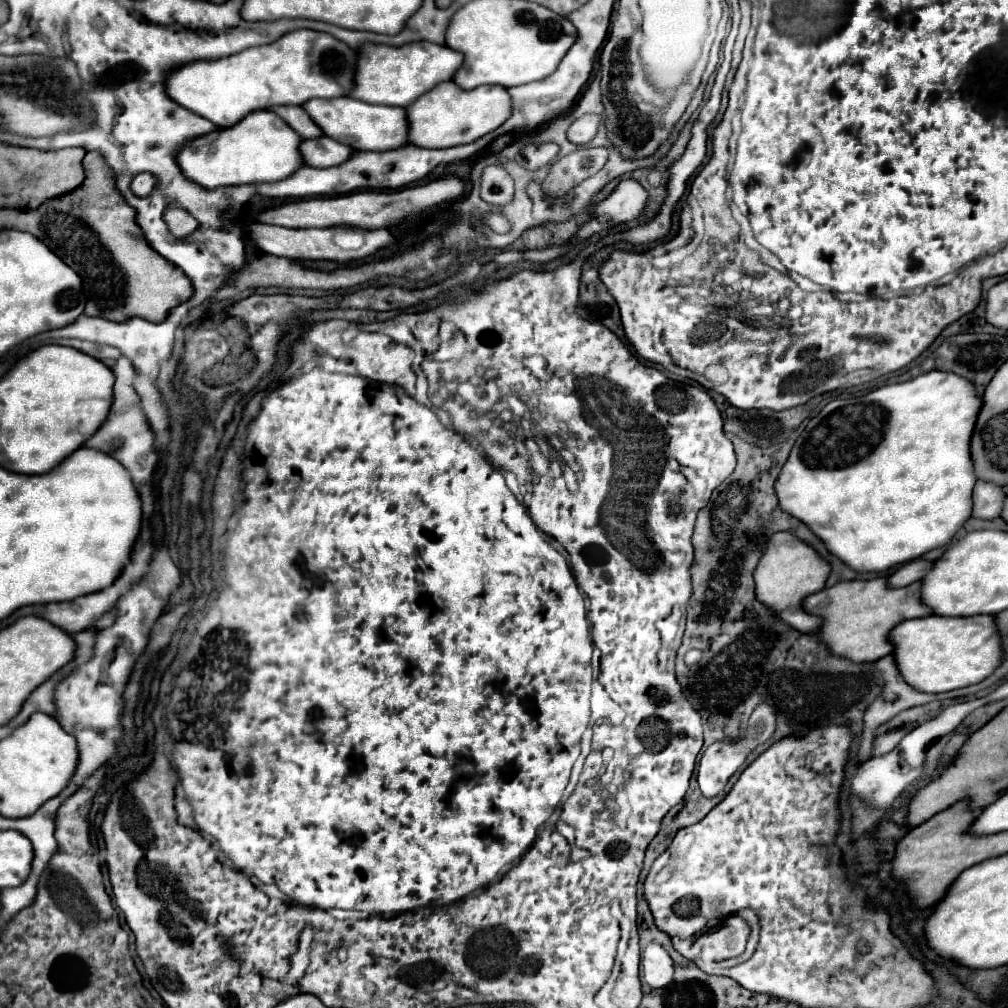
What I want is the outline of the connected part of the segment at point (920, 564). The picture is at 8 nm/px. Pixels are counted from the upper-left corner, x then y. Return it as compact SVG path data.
M925 560L907 562L907 564L903 564L901 568L897 568L897 570L887 578L887 584L889 584L889 588L901 588L901 586L907 586L907 584L911 584L911 582L917 582L917 580L921 580L921 578L929 572L931 566L933 566L933 564L931 564L931 562L925 562Z

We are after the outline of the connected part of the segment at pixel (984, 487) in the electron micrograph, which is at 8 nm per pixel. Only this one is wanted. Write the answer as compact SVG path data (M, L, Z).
M981 480L973 488L973 518L993 520L1001 514L1005 494L995 484L981 484Z

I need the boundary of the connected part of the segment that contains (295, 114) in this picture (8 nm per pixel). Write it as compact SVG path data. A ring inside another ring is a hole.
M285 106L285 108L269 108L271 112L275 112L279 118L283 118L301 138L317 138L323 132L319 130L319 126L305 114L305 110L301 106L293 108L293 106Z

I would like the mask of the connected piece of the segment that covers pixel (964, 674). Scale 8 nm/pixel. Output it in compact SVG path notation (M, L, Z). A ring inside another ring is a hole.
M925 616L905 620L889 632L889 642L893 644L895 666L903 680L917 692L927 694L939 694L977 684L985 680L997 668L997 664L1001 664L999 632L993 616Z

